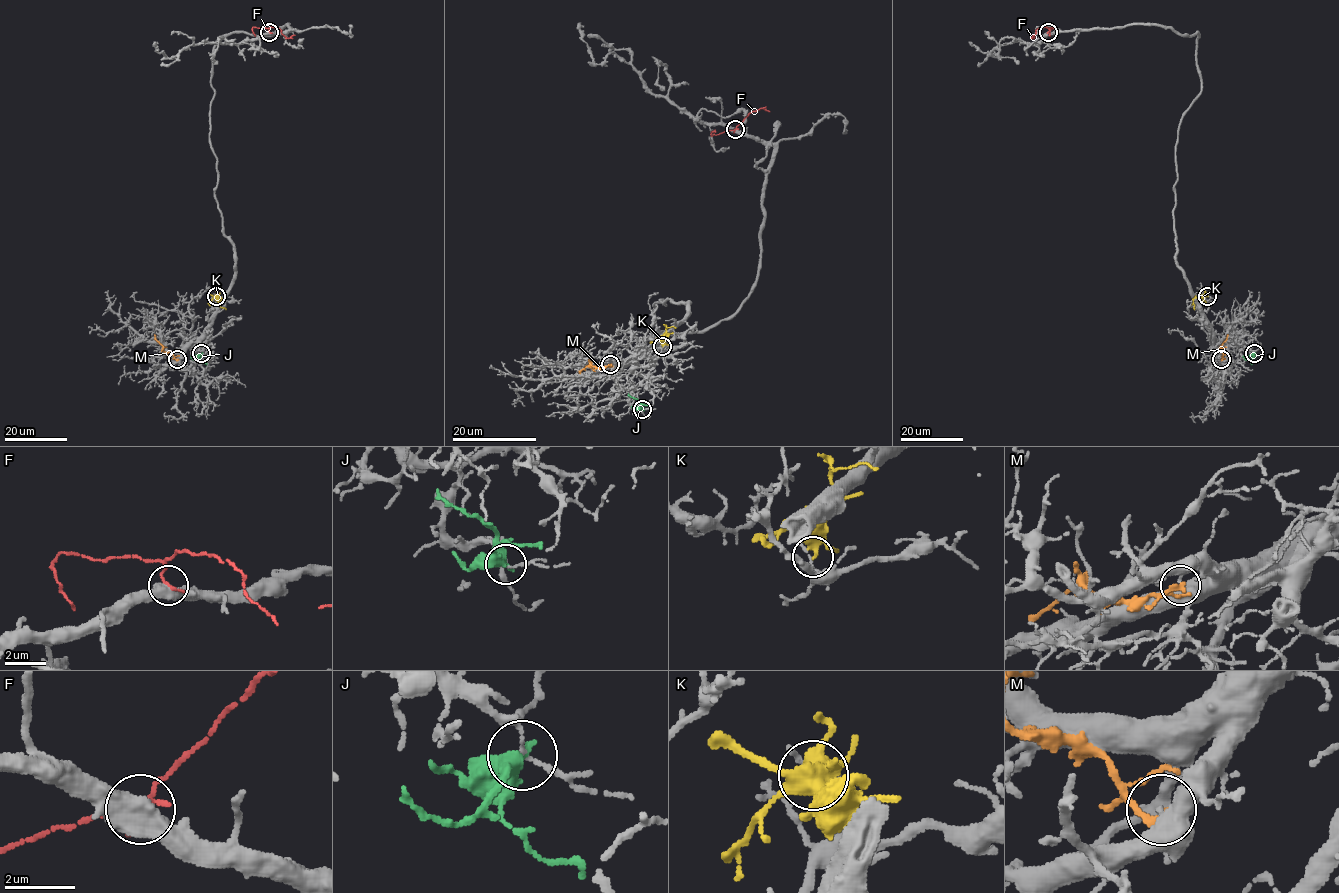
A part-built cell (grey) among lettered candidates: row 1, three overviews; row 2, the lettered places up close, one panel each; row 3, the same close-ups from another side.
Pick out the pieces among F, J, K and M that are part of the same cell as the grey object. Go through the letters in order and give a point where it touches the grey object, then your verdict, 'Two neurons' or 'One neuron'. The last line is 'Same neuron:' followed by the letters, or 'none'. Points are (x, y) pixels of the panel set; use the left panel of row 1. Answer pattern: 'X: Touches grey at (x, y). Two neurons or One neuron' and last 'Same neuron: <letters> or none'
F: Touches grey at (269, 32). Two neurons
J: Touches grey at (201, 353). Two neurons
K: Touches grey at (216, 296). Two neurons
M: Touches grey at (177, 359). Two neurons
Same neuron: none

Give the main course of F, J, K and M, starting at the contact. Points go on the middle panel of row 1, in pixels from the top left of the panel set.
F: (734, 129), (750, 113), (760, 108), (769, 112)
J: (642, 409), (642, 405), (628, 393)
K: (662, 346), (666, 326), (676, 328)
M: (610, 364), (603, 367), (588, 364), (580, 373)

